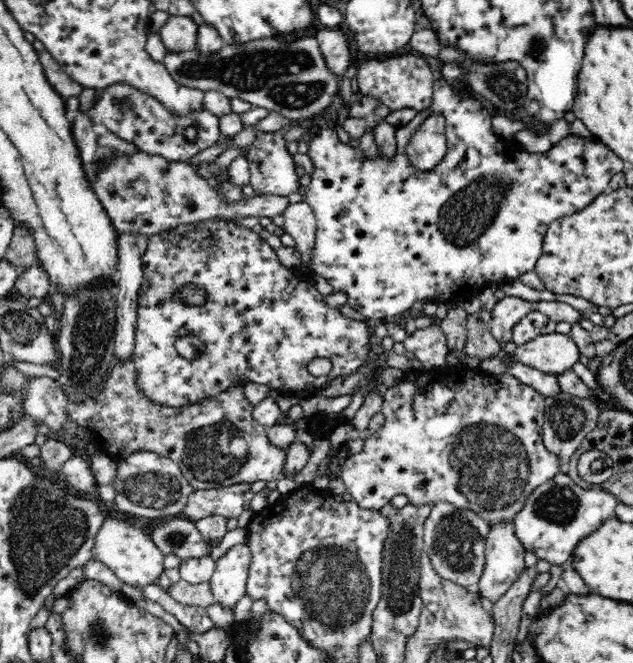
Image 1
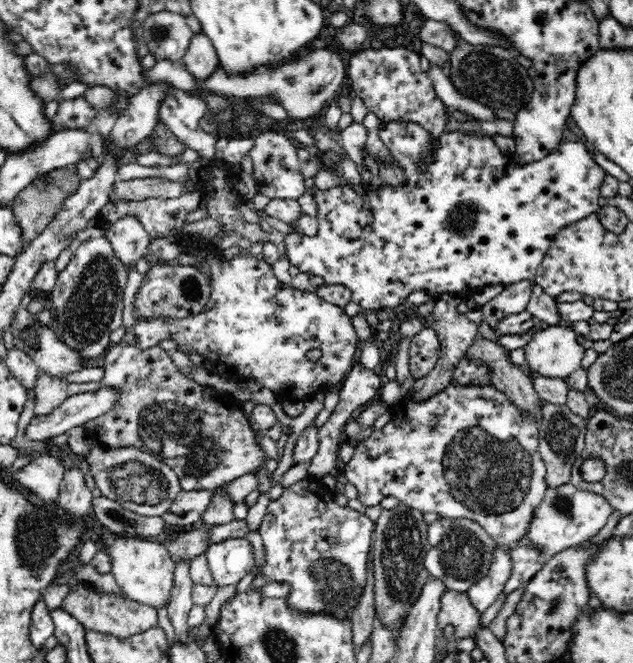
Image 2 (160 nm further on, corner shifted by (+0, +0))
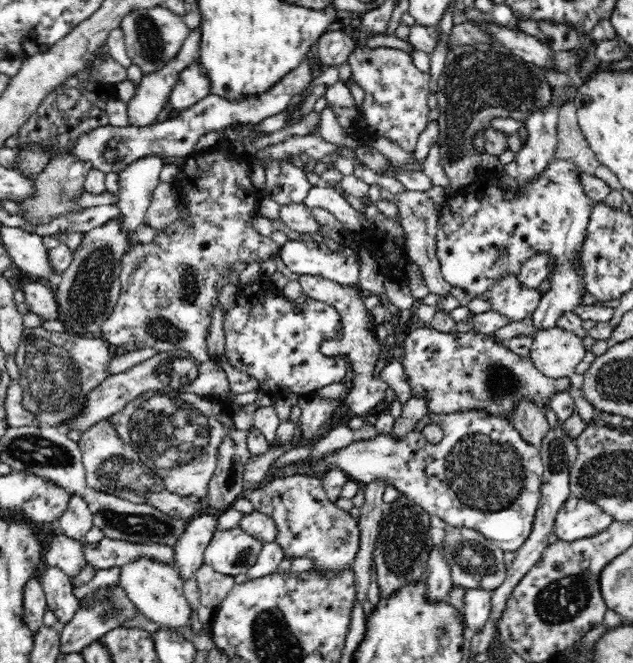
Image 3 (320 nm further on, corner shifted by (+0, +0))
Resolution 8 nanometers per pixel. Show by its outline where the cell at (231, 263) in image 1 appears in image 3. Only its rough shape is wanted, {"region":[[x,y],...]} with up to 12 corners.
{"region":[[258,274],[223,317],[223,355],[275,397],[351,373],[318,349],[340,313]]}

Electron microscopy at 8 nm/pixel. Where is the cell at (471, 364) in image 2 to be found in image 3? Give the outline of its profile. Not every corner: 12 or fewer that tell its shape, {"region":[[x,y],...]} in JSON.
{"region":[[409,333],[401,363],[426,413],[545,415],[569,376],[544,376],[493,335]]}

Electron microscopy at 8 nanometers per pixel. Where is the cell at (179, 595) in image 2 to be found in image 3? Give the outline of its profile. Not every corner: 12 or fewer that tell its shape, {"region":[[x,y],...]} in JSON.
{"region":[[219,512],[196,515],[175,546],[183,580],[204,564]]}

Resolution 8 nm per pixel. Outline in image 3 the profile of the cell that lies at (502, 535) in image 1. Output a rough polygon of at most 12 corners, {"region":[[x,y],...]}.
{"region":[[469,589],[462,609],[466,630],[477,633],[491,615],[491,592]]}

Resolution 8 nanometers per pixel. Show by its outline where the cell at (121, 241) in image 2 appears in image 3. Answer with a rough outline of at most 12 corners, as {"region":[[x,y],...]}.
{"region":[[146,154],[117,172],[116,204],[128,235],[160,181],[163,158]]}

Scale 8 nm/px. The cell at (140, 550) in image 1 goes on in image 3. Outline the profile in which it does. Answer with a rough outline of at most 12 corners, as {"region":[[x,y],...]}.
{"region":[[121,566],[119,584],[158,628],[190,627],[193,609],[174,567]]}

